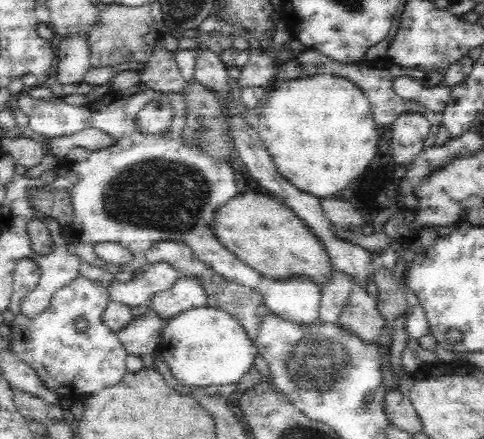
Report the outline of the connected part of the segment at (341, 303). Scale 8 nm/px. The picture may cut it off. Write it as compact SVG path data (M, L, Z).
M332 270L326 286L321 290L320 314L317 318L324 323L335 324L340 318L354 284L349 276Z

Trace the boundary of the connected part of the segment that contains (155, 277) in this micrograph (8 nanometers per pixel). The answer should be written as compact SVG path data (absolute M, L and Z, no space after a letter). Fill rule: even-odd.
M156 262L149 268L143 268L126 282L113 280L107 286L109 299L126 306L136 307L147 304L158 292L170 288L178 277L179 272L166 262Z

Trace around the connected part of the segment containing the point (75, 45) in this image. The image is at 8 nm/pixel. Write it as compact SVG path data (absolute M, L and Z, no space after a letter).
M82 33L60 39L56 82L60 84L80 82L90 67L88 36Z

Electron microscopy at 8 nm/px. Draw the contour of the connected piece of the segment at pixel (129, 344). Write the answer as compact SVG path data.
M147 312L136 317L128 327L117 332L118 340L128 354L154 354L161 342L161 332L167 321L156 314Z

